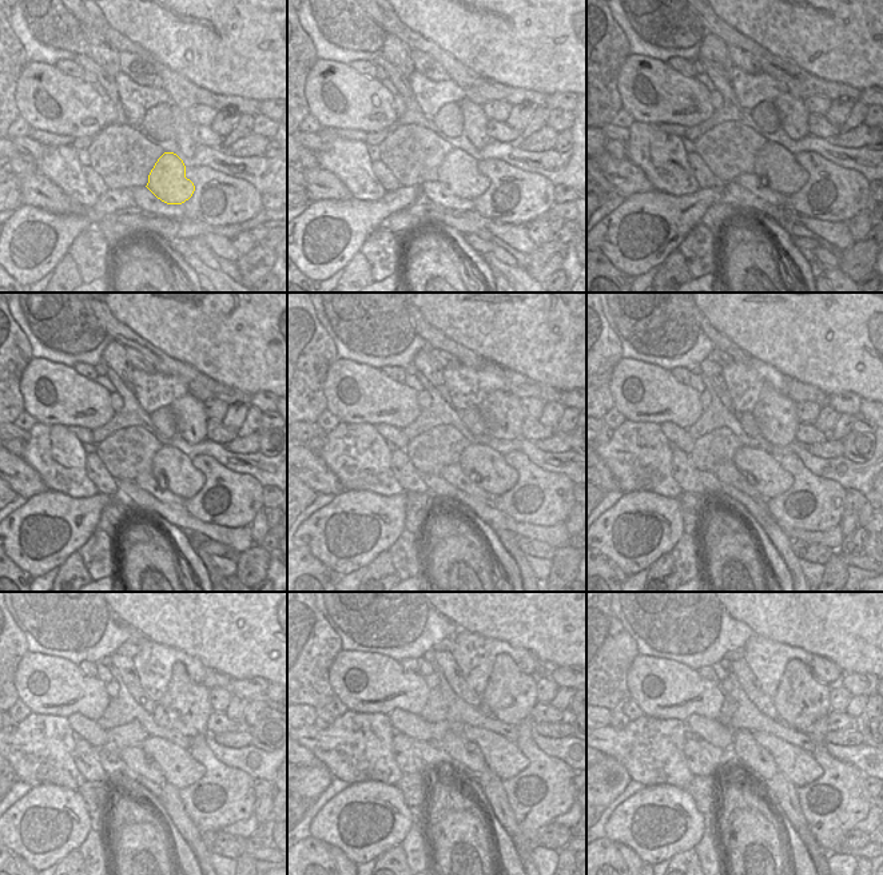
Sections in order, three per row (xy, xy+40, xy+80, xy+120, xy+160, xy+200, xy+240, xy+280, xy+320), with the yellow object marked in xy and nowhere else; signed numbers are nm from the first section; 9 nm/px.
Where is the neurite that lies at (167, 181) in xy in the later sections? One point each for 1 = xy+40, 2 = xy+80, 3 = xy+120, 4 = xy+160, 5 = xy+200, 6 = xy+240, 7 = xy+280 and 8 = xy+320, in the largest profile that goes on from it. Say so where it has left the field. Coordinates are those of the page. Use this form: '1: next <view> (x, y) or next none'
1: next xy+40 (474, 177)
2: next xy+80 (776, 167)
3: next xy+120 (183, 473)
4: next xy+160 (486, 468)
5: next xy+200 (784, 464)
6: next xy+240 (181, 758)
7: next xy+280 (500, 762)
8: next xy+320 (799, 766)

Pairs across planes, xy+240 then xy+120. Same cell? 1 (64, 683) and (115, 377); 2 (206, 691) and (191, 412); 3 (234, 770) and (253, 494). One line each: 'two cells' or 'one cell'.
1: two cells
2: one cell
3: one cell

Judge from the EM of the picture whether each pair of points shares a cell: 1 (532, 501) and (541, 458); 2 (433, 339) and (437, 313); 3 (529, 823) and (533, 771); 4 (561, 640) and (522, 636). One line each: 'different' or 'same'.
1: different
2: different
3: same
4: same

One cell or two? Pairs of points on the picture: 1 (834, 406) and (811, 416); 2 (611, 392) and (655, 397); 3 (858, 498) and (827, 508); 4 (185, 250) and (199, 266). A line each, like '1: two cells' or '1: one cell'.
1: one cell
2: two cells
3: one cell
4: one cell

